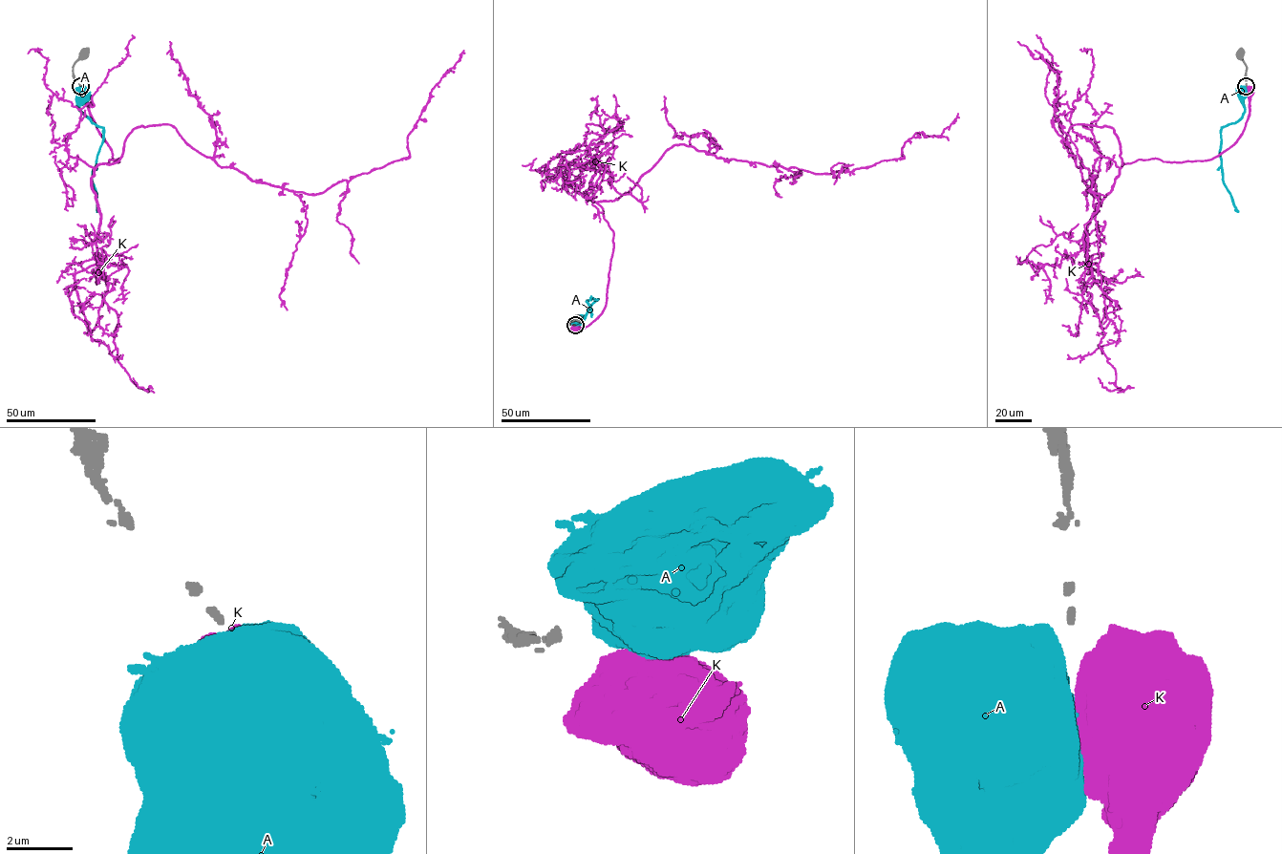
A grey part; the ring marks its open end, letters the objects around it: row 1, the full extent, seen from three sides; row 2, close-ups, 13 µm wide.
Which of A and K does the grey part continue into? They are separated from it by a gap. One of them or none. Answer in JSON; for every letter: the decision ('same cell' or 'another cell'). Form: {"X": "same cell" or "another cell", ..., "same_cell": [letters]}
{"A": "another cell", "K": "another cell", "same_cell": []}

